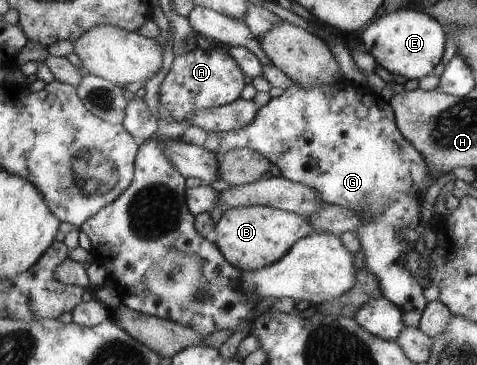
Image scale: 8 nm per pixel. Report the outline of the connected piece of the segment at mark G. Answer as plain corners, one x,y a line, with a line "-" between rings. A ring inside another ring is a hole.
346,80
334,82
330,86
318,84
316,88
304,88
302,84
296,84
288,88
282,96
272,98
258,112
256,120
241,130
207,132
204,128
189,126
185,127
181,138
187,144
200,146
214,153
243,147
260,152
278,167
282,177
318,190
326,205
342,206
358,212
362,222
356,230
356,236
364,254
366,268
378,278
382,297
402,310
405,325
418,327
421,324
423,313
429,304
425,296
426,288
422,288
412,272
406,268
403,256
413,249
413,242
405,241
400,234
402,229
420,226
424,195
427,188
440,176
434,176
434,172
430,172
426,156
401,132
390,101
367,86
359,86

